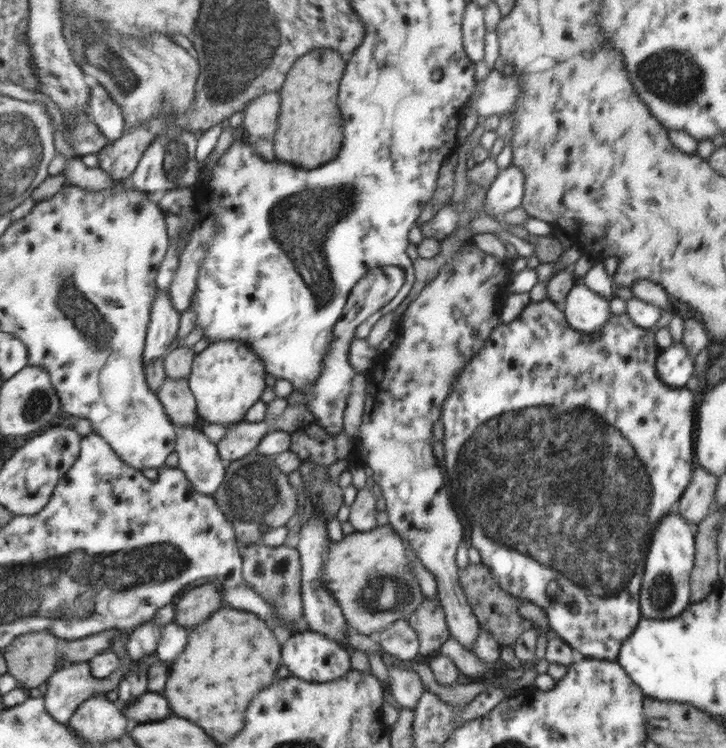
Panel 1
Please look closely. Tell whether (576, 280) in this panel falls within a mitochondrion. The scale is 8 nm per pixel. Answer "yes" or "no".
no

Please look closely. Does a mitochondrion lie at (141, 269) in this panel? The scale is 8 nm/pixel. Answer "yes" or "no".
no

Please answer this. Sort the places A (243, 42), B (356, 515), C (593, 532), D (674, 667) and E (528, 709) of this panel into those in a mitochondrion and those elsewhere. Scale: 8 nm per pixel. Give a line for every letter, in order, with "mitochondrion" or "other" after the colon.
A: mitochondrion
B: other
C: mitochondrion
D: other
E: other

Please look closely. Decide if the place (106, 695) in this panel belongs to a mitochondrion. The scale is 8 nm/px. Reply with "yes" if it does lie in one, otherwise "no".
no

